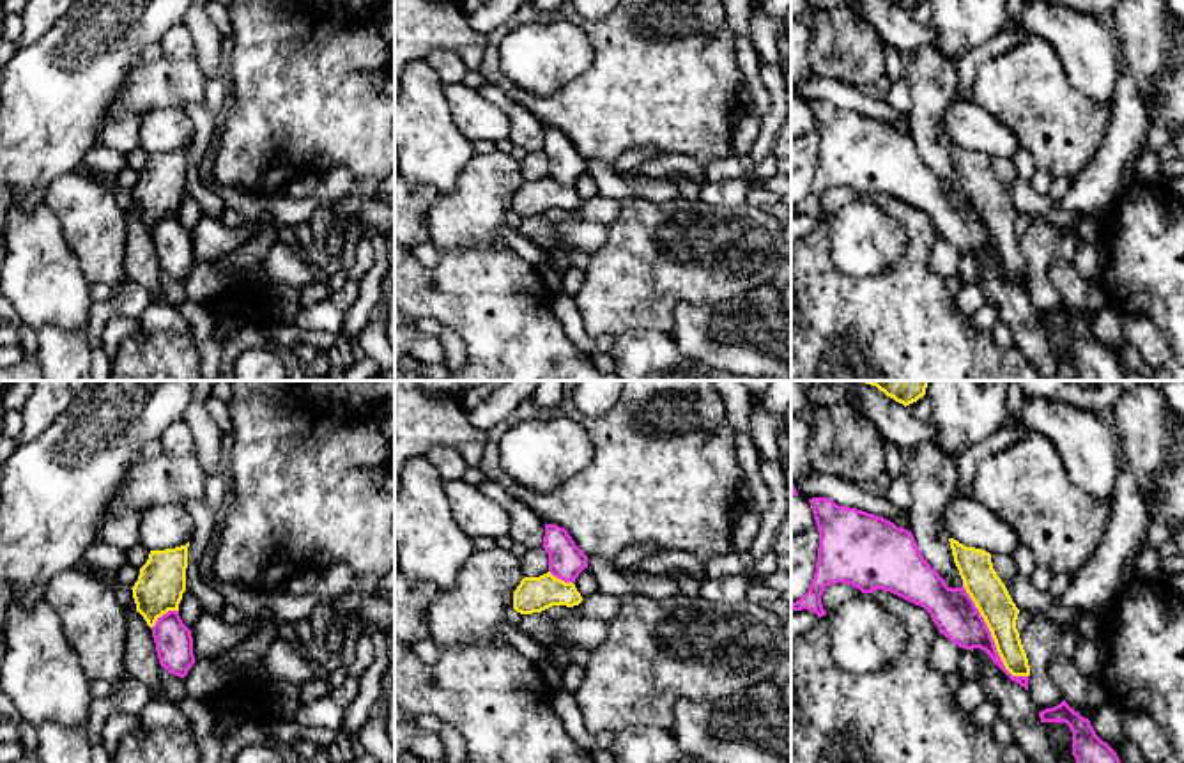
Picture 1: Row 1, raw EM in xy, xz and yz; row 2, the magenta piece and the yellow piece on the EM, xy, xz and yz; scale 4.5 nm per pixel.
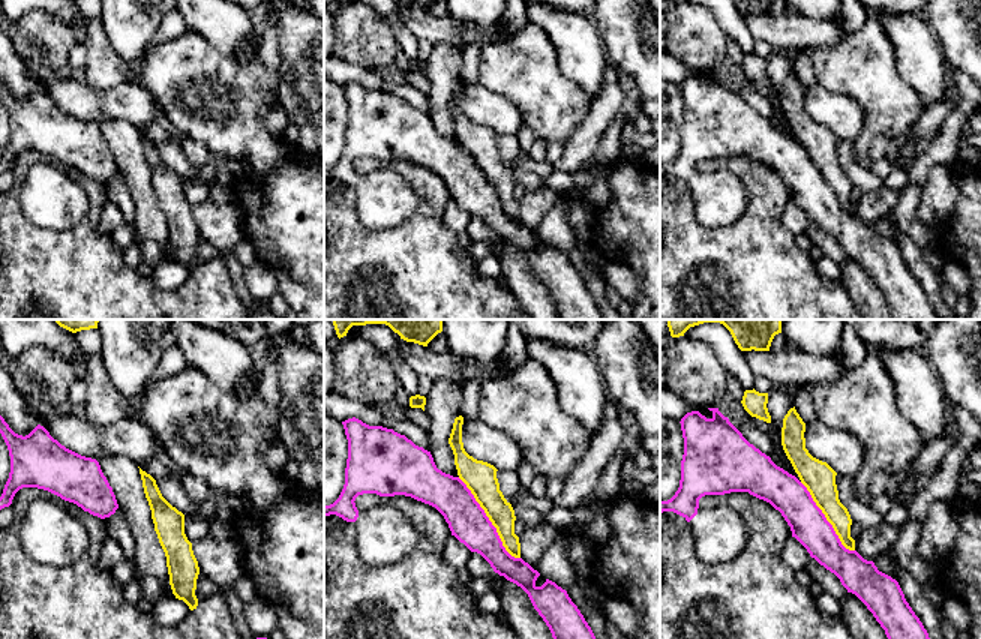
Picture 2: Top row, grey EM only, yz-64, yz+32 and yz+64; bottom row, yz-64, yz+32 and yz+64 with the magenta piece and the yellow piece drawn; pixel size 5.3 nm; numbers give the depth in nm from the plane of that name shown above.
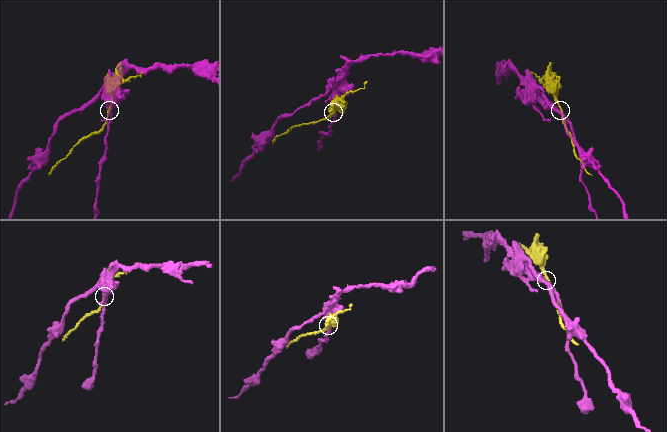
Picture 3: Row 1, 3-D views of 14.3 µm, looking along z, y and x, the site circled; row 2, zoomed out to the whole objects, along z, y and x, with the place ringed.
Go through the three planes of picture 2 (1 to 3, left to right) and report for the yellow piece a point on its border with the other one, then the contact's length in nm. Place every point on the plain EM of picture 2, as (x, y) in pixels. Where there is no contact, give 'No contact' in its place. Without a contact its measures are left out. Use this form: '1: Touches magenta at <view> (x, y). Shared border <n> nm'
1: No contact
2: Touches magenta at yz+32 (489, 185). Shared border 550 nm
3: Touches magenta at yz+64 (825, 183). Shared border 480 nm

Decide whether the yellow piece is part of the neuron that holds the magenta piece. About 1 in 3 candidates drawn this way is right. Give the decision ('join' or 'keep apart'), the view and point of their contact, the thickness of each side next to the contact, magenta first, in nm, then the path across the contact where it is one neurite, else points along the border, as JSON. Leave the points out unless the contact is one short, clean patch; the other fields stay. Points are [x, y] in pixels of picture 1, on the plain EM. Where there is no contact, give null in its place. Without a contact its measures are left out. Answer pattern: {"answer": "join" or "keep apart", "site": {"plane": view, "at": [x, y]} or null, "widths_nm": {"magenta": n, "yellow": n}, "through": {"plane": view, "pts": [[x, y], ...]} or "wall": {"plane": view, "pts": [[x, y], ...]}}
{"answer": "keep apart", "site": {"plane": "yz", "at": [991, 241]}, "widths_nm": {"magenta": 200, "yellow": 160}}

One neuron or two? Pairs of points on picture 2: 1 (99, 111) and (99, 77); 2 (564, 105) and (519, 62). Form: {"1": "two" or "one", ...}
{"1": "two", "2": "one"}

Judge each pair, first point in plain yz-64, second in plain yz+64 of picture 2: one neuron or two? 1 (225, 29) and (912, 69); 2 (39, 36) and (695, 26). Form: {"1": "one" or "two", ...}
{"1": "one", "2": "one"}

